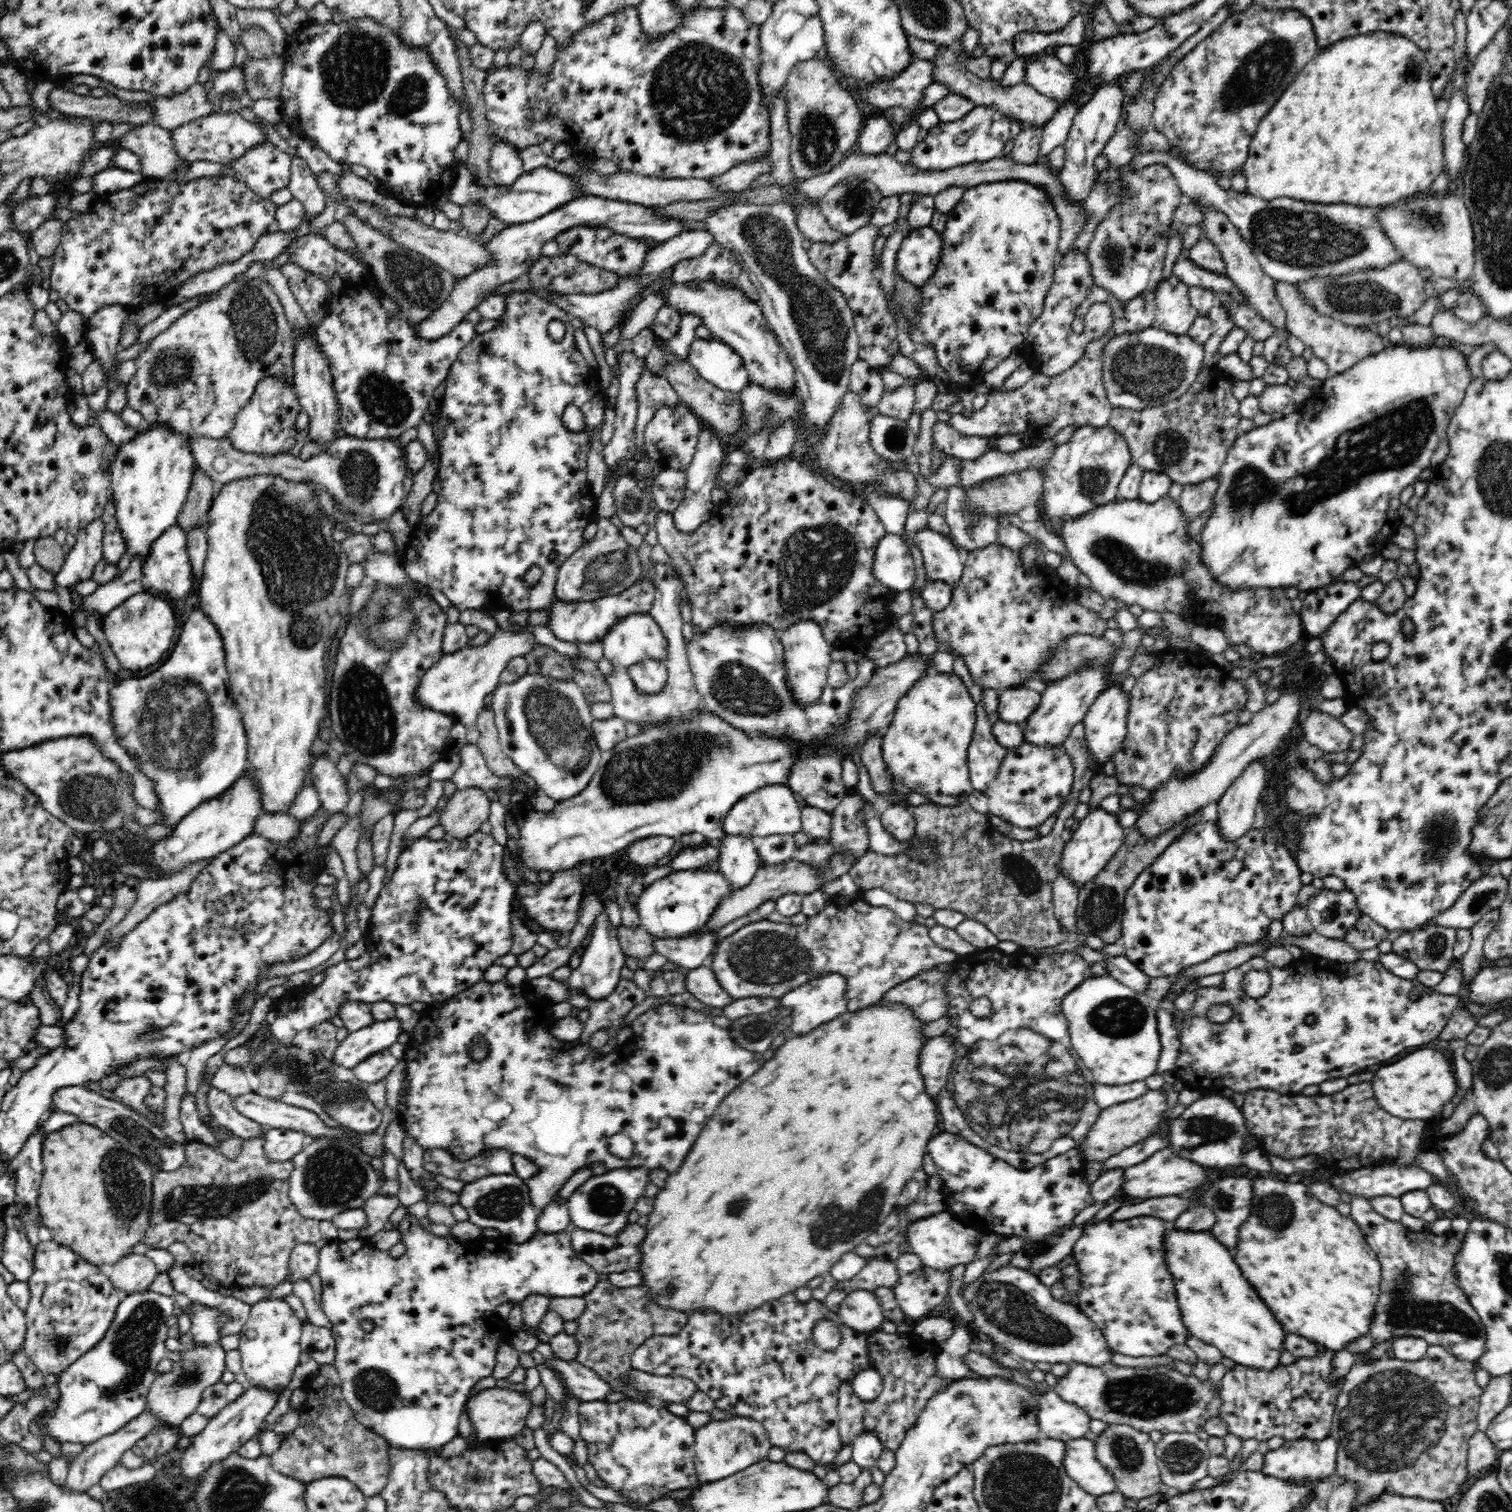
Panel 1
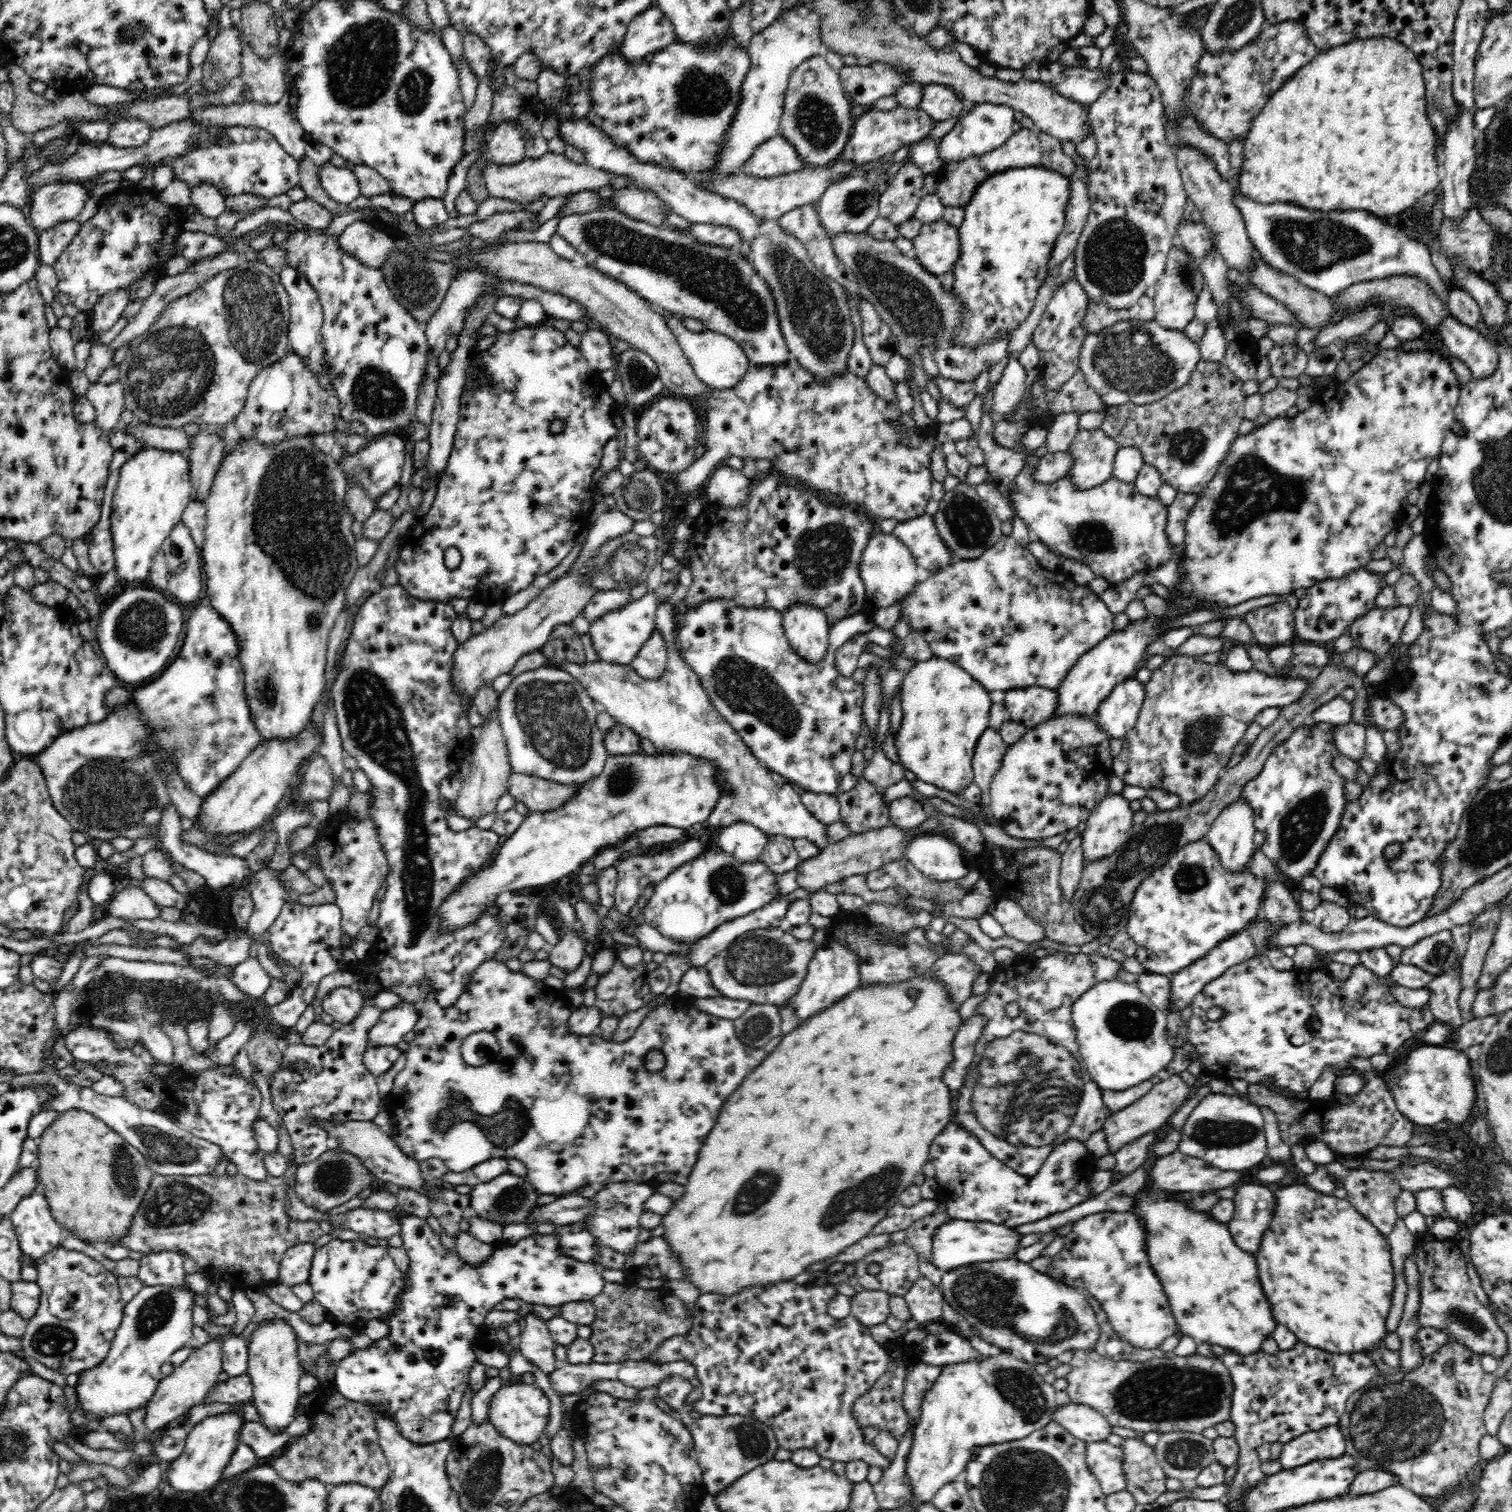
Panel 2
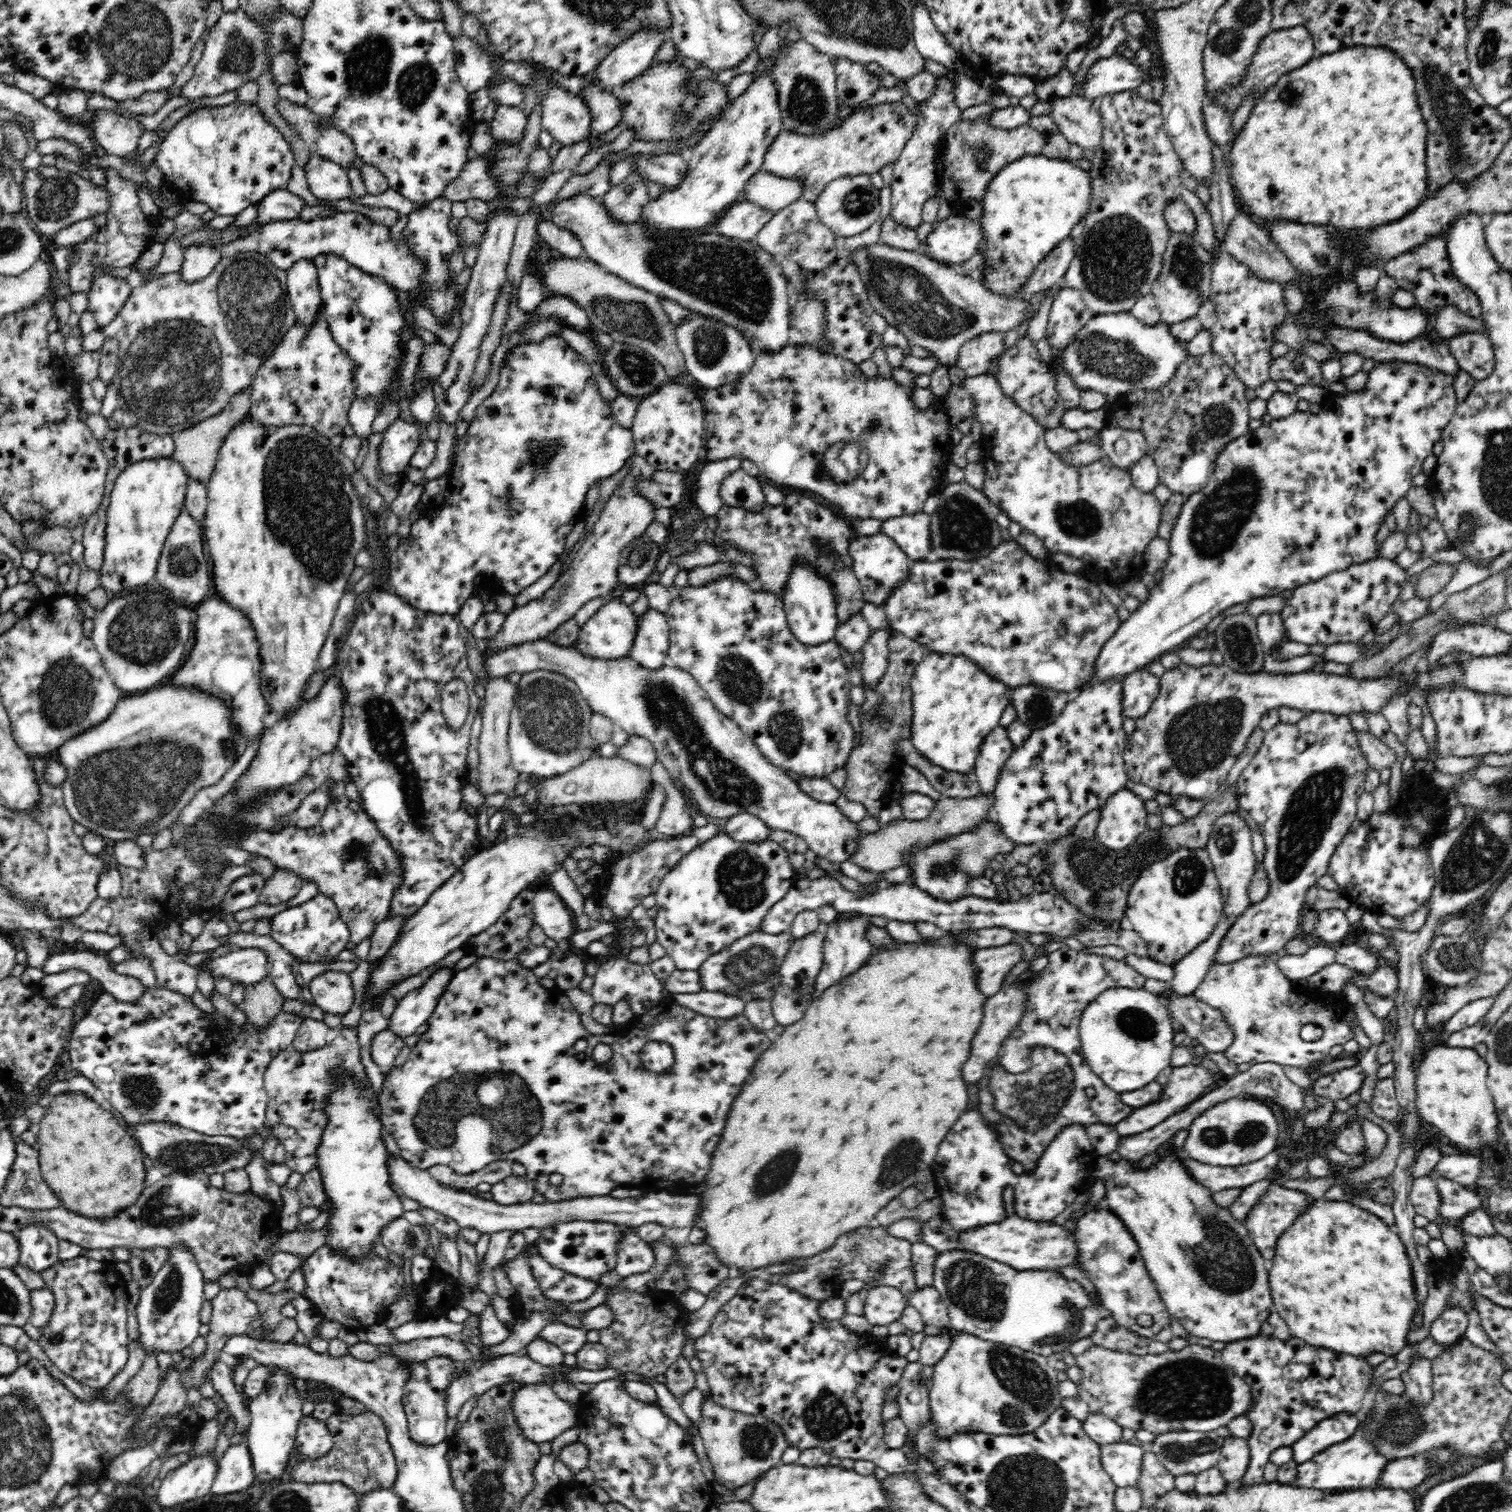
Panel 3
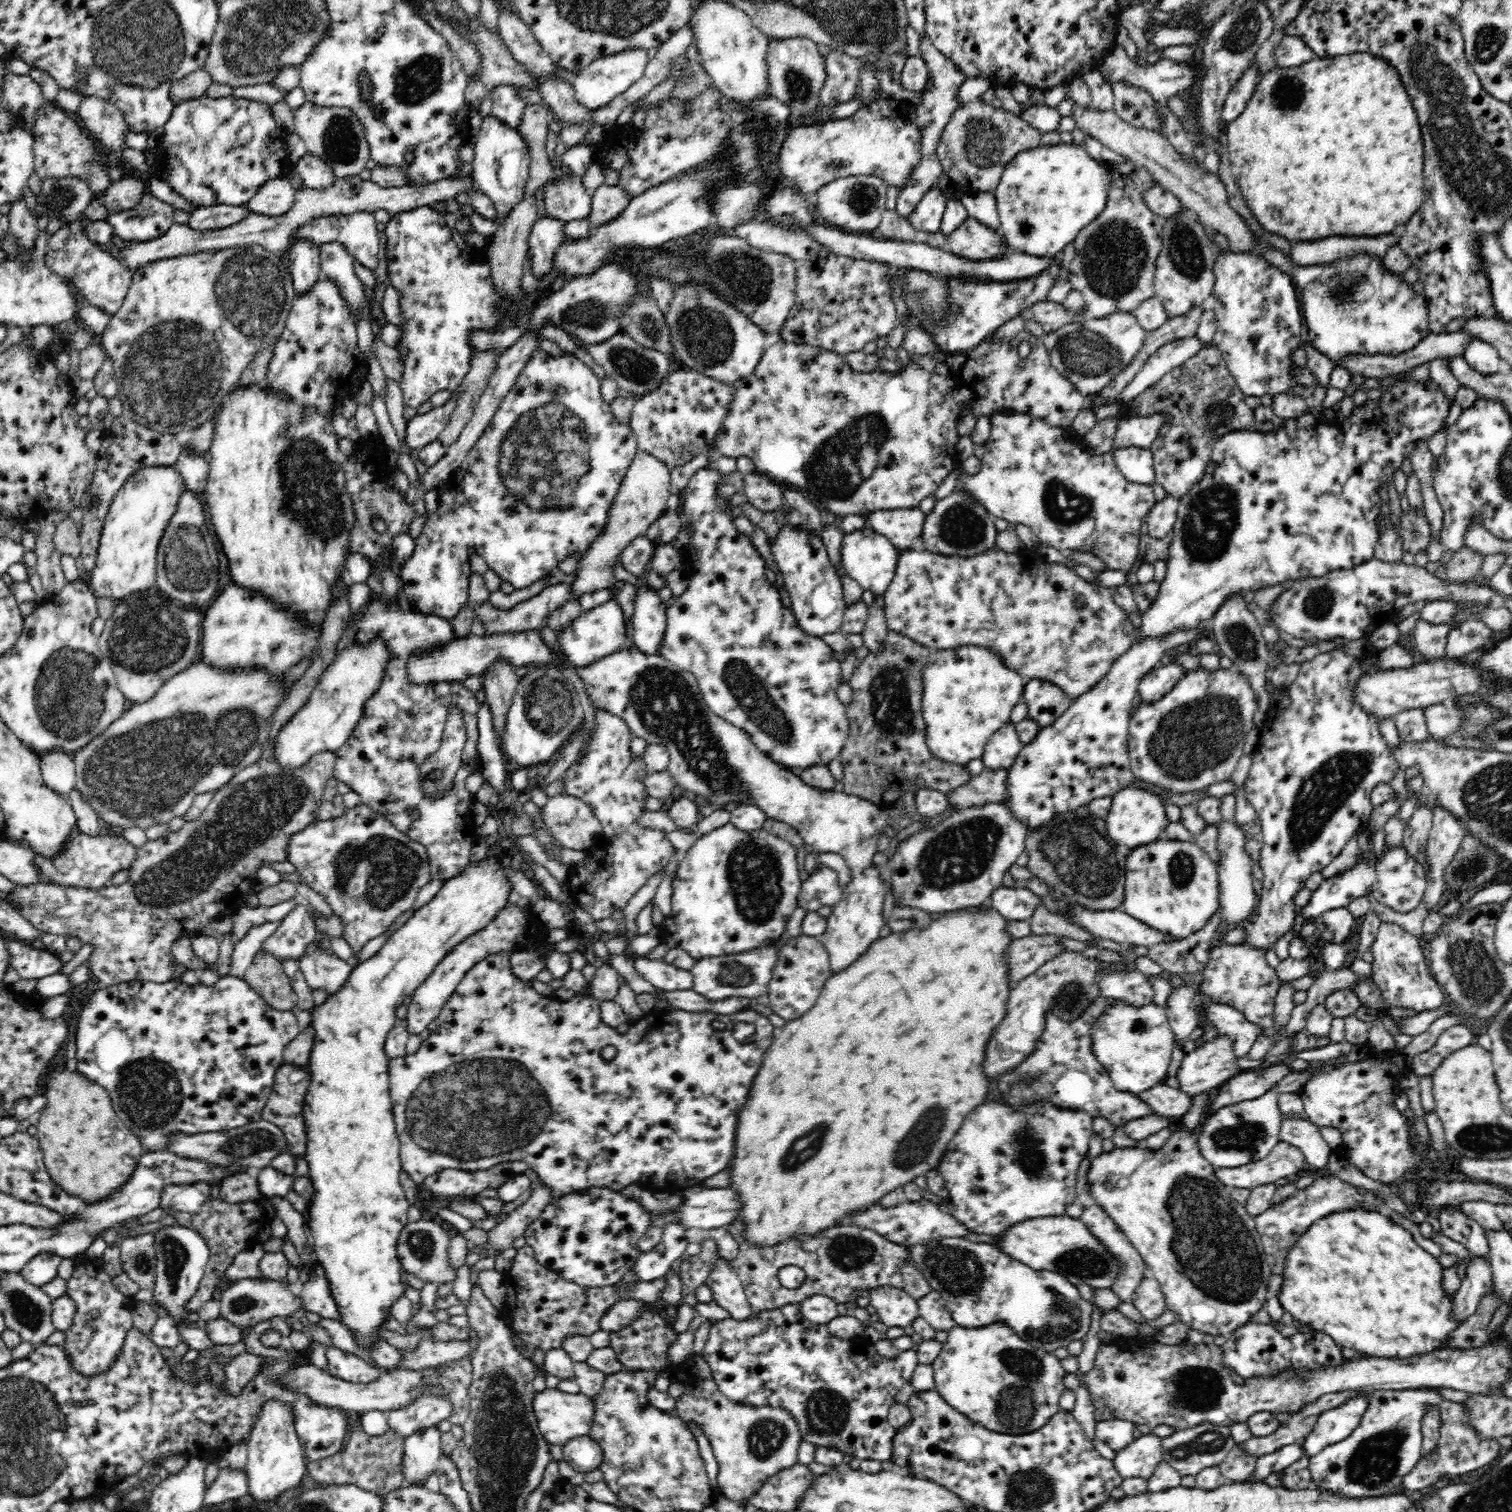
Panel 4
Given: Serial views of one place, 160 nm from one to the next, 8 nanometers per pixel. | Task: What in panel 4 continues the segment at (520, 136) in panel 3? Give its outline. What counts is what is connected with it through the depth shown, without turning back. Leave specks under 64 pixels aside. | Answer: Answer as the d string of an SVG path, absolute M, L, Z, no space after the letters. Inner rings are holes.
M512 85L498 86L490 92L490 96L494 101L491 116L518 130L526 106L517 88Z

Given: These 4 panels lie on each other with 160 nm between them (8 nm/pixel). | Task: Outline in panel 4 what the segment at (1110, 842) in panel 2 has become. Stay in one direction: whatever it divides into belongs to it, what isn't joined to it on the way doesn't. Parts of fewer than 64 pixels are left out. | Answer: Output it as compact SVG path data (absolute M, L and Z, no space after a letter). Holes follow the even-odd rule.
M1130 786L1119 790L1113 794L1110 810L1104 818L1107 837L1115 845L1126 847L1129 850L1155 842L1158 834L1168 824L1164 807L1158 799L1158 795L1154 795L1146 789Z

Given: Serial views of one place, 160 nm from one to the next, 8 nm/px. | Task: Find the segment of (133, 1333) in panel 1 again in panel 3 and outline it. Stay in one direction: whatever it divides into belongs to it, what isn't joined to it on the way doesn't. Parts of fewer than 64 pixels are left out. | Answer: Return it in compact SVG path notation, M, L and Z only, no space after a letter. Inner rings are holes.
M182 1247L170 1248L167 1263L156 1273L152 1282L141 1288L135 1305L138 1319L136 1344L144 1350L145 1358L160 1352L181 1352L200 1336L200 1308L205 1300L203 1272L200 1271L194 1255Z

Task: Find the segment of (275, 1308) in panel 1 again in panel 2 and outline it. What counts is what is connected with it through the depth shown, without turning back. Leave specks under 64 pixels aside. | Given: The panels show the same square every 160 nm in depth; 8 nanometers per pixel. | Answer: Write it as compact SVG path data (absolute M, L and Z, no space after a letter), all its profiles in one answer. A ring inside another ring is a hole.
M268 1319L254 1327L246 1347L248 1347L246 1373L250 1377L253 1390L250 1401L262 1416L261 1423L274 1432L280 1432L295 1419L294 1414L300 1402L298 1381L301 1367L296 1331L284 1319Z

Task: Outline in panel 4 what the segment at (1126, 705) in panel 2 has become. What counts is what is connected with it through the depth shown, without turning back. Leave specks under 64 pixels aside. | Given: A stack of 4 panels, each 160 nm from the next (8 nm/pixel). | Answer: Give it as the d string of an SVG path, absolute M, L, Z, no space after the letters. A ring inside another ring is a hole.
M1176 663L1160 665L1153 668L1140 680L1137 688L1137 695L1142 704L1152 704L1161 700L1172 687L1180 680L1184 669Z

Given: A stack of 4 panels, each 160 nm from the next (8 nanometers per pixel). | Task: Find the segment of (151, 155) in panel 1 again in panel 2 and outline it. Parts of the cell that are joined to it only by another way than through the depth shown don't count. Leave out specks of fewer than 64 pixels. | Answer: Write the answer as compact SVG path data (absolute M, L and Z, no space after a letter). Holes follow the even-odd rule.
M122 120L111 126L109 138L105 144L117 148L142 148L150 140L153 130L140 120Z

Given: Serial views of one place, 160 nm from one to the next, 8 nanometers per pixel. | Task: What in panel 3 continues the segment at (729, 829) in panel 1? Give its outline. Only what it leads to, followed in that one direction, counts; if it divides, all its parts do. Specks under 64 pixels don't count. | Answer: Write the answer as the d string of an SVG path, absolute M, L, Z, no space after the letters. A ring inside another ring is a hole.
M547 640L528 642L499 653L486 653L483 663L490 678L494 679L505 677L510 672L525 675L534 671L550 671L573 680L593 713L607 716L617 729L623 729L628 735L647 738L654 745L657 760L664 764L675 784L689 791L700 813L709 820L722 824L738 813L748 812L763 820L771 829L800 836L814 854L836 864L848 860L856 850L862 836L856 823L845 818L835 804L818 802L806 795L786 771L770 764L751 737L716 709L700 683L684 669L671 665L656 670L639 668L633 665L629 656L616 660L597 659L582 654L574 647L560 647Z

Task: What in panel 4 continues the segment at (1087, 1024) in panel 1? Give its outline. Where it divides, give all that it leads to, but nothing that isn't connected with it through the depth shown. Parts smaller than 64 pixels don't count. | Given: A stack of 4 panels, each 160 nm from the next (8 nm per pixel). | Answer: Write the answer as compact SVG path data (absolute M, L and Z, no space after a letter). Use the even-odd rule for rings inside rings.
M1113 999L1092 1024L1090 1034L1097 1062L1120 1092L1136 1095L1167 1078L1176 1037L1168 1024L1165 1007L1153 1002L1134 1006L1125 1000Z

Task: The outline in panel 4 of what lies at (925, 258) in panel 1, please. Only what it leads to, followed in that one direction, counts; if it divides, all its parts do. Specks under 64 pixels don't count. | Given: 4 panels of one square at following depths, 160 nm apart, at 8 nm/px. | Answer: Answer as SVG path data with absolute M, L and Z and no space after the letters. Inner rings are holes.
M967 217L954 231L945 236L950 252L972 260L986 260L1000 256L1004 239L998 231Z

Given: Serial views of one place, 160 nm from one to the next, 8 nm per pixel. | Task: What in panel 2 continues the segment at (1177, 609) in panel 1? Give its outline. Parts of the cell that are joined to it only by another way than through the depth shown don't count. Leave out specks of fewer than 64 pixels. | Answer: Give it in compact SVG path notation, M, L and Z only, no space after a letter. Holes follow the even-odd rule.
M1036 456L1030 457L1016 477L1011 492L1015 514L1022 518L1033 537L1047 545L1062 558L1073 559L1090 568L1095 578L1102 578L1111 586L1120 585L1136 573L1150 573L1164 567L1175 555L1174 544L1170 544L1166 534L1168 507L1158 496L1140 494L1135 483L1122 483L1112 477L1100 486L1087 491L1076 491L1066 477L1052 484L1032 481L1030 470L1036 464ZM1284 601L1254 608L1242 617L1252 631L1252 643L1270 649L1298 640L1294 615L1292 608Z

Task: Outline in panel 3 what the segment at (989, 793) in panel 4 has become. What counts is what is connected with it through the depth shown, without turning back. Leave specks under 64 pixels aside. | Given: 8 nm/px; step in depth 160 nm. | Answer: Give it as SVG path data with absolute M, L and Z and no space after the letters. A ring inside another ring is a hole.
M982 795L972 798L956 799L943 797L937 801L930 817L919 821L909 821L899 818L879 824L878 830L859 837L856 850L852 852L852 862L860 868L870 872L884 872L892 870L905 864L905 860L911 857L916 851L925 849L927 846L938 844L946 840L952 840L954 836L960 836L984 824L986 810L991 809L994 802L994 795Z

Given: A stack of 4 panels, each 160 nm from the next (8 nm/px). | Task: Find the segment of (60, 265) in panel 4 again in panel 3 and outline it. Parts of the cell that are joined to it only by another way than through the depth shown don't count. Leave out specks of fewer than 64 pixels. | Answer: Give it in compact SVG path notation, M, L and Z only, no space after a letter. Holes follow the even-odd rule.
M98 275L87 294L88 309L94 315L100 329L116 318L132 292L129 279Z

